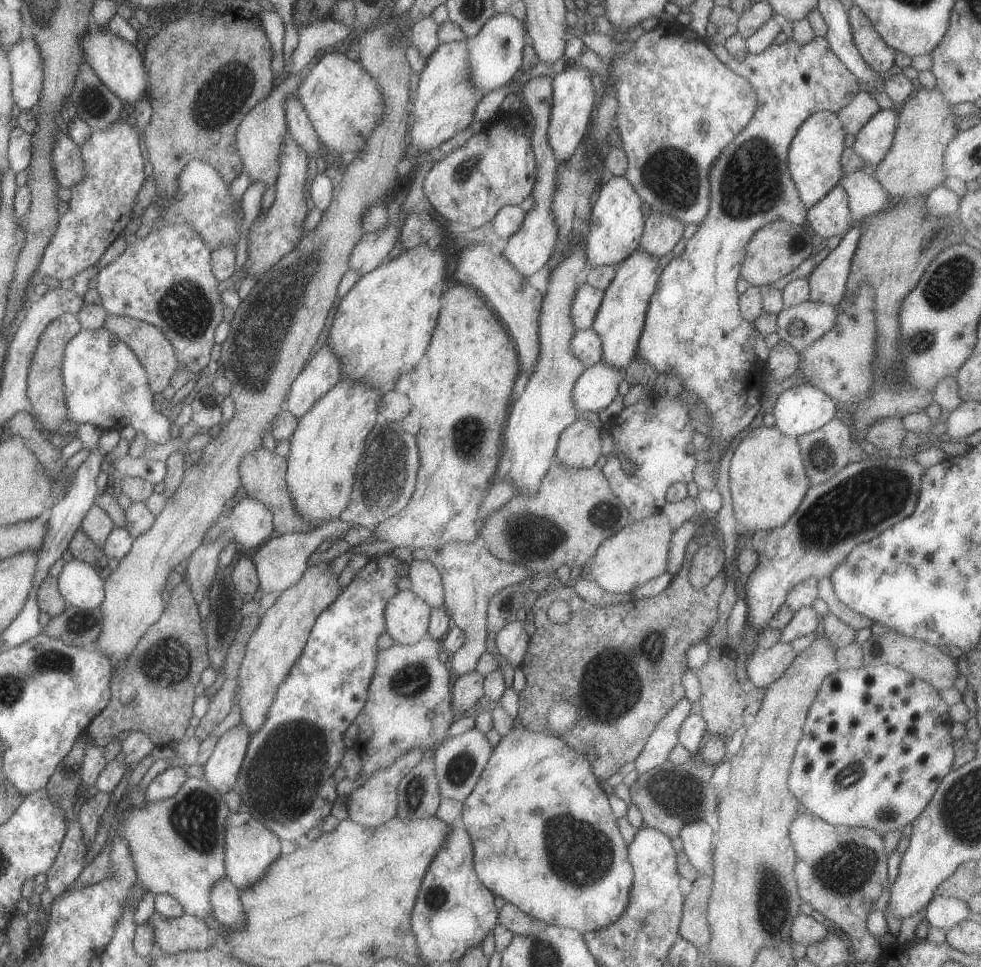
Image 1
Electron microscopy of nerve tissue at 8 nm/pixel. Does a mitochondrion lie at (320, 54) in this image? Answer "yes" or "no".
no

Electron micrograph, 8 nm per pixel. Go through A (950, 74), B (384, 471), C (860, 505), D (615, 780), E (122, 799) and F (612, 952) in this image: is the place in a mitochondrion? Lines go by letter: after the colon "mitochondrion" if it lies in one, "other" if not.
A: other
B: mitochondrion
C: mitochondrion
D: other
E: other
F: other

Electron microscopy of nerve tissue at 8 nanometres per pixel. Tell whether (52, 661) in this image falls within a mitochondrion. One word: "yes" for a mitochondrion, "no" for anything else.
yes

